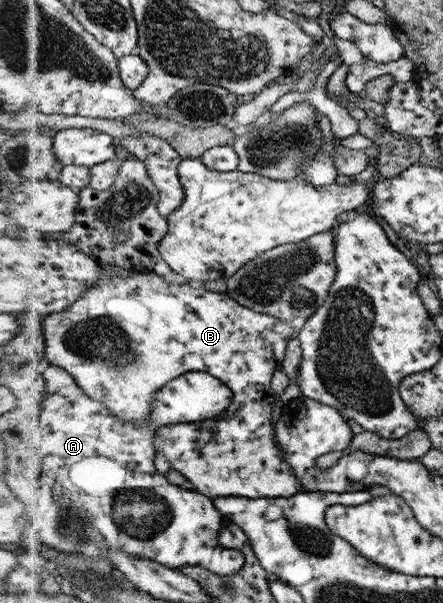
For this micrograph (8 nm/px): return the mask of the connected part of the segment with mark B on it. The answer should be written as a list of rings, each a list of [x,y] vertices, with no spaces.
[[[137,271],[130,277],[102,277],[98,284],[82,296],[70,309],[62,313],[53,313],[46,317],[44,322],[45,334],[47,339],[46,355],[50,363],[59,365],[69,372],[79,381],[80,387],[86,390],[90,397],[103,401],[117,416],[120,416],[128,423],[147,424],[151,420],[151,413],[155,407],[155,397],[158,396],[160,389],[177,377],[186,375],[190,372],[211,373],[214,377],[219,377],[227,383],[235,393],[233,404],[221,416],[210,418],[203,422],[194,423],[171,423],[162,426],[156,436],[156,447],[159,453],[168,457],[173,463],[173,467],[187,475],[192,481],[195,489],[204,495],[212,497],[250,497],[250,498],[276,498],[291,497],[301,492],[303,485],[299,477],[296,477],[295,470],[287,462],[285,453],[276,439],[276,424],[272,421],[274,411],[276,411],[276,396],[274,392],[273,379],[285,359],[287,345],[294,335],[294,330],[286,321],[274,317],[269,313],[258,313],[255,309],[242,305],[236,298],[229,294],[214,293],[208,291],[201,283],[187,281],[183,278],[174,277],[170,279],[156,272]]]

